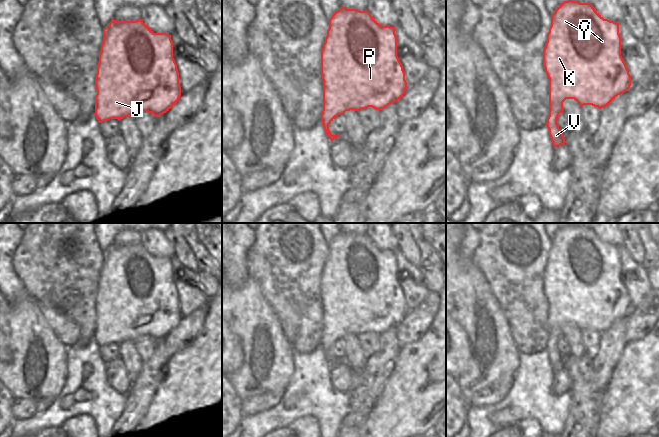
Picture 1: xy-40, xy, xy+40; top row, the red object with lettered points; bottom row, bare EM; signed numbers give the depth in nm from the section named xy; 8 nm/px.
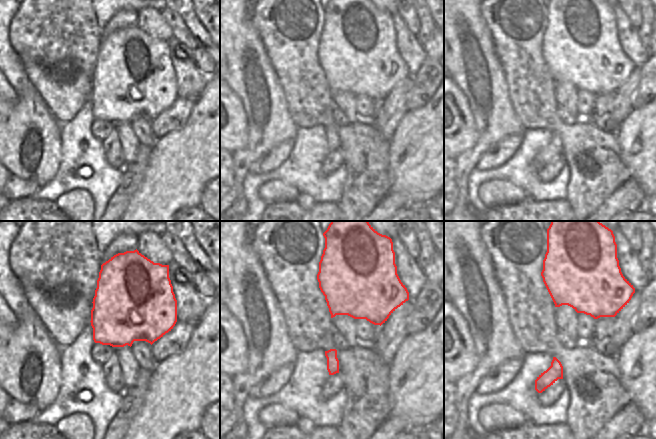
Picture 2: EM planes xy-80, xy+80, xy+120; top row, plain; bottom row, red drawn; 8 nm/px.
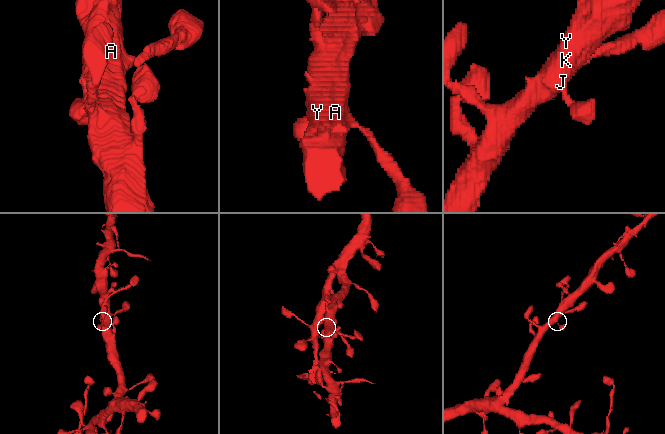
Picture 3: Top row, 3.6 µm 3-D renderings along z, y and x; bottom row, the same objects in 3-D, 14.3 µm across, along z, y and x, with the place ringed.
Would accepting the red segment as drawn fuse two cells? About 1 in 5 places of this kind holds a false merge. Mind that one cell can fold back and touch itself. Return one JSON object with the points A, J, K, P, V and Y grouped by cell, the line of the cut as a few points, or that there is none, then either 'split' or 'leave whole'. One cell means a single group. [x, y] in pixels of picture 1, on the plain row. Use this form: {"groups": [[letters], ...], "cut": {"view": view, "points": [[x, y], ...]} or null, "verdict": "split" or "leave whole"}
{"groups": [["A", "J", "K", "P", "V", "Y"]], "cut": null, "verdict": "leave whole"}

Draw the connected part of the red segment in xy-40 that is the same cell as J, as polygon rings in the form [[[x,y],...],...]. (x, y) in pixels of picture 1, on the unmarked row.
[[[114,243],[103,253],[103,266],[99,276],[97,298],[95,300],[95,340],[99,347],[110,343],[135,341],[146,335],[155,341],[169,335],[181,320],[179,296],[173,282],[171,259],[154,257],[141,243],[136,245],[116,245]]]

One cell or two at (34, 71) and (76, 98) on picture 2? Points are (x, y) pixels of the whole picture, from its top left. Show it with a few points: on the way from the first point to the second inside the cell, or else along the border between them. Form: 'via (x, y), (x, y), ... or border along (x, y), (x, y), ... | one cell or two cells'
via (44, 81), (59, 95), (66, 97) | one cell

